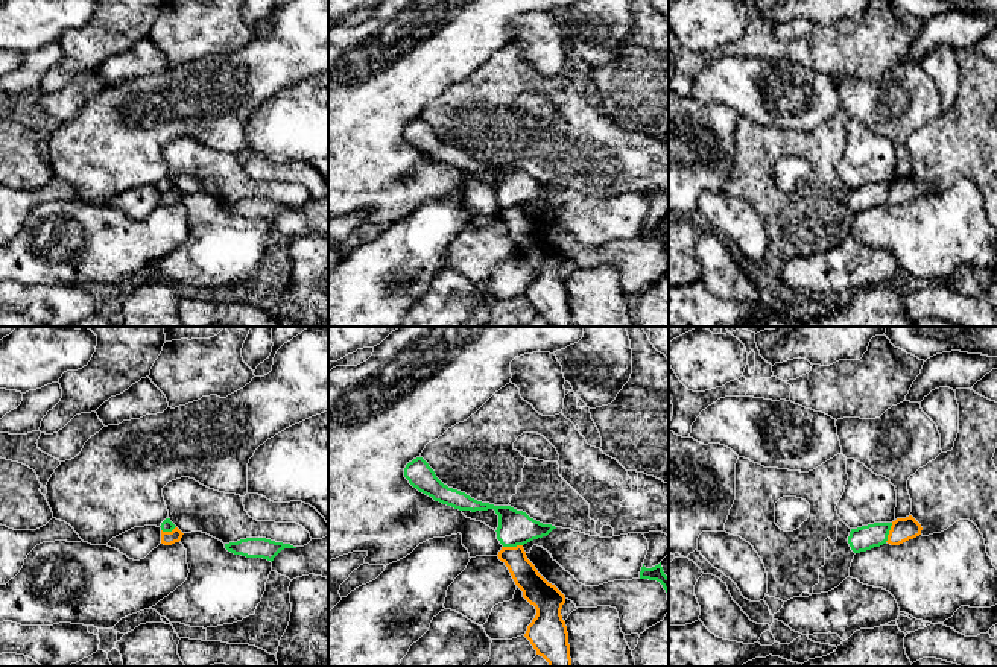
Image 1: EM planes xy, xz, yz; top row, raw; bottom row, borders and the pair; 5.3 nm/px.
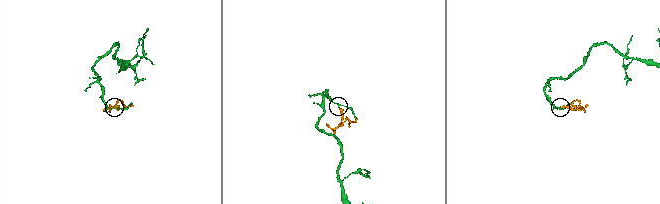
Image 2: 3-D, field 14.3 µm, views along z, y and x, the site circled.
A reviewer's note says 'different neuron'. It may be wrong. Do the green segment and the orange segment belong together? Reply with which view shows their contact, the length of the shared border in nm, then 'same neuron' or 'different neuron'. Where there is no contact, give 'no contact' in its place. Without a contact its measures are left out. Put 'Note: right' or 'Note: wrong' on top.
Note: right
contact in xz; length 110 nm; different neuron

